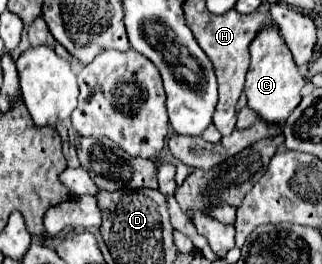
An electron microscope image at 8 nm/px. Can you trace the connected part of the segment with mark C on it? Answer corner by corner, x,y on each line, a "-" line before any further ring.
268,27
262,29
256,39
250,45
250,69
246,73
246,85
244,85
244,93
248,97
248,107
268,125
280,127
288,115
292,113
292,109
300,103
300,91
304,87
304,77
300,73
300,69
294,65
292,61
292,53
288,51
288,47
284,45
284,39
280,37
276,27

